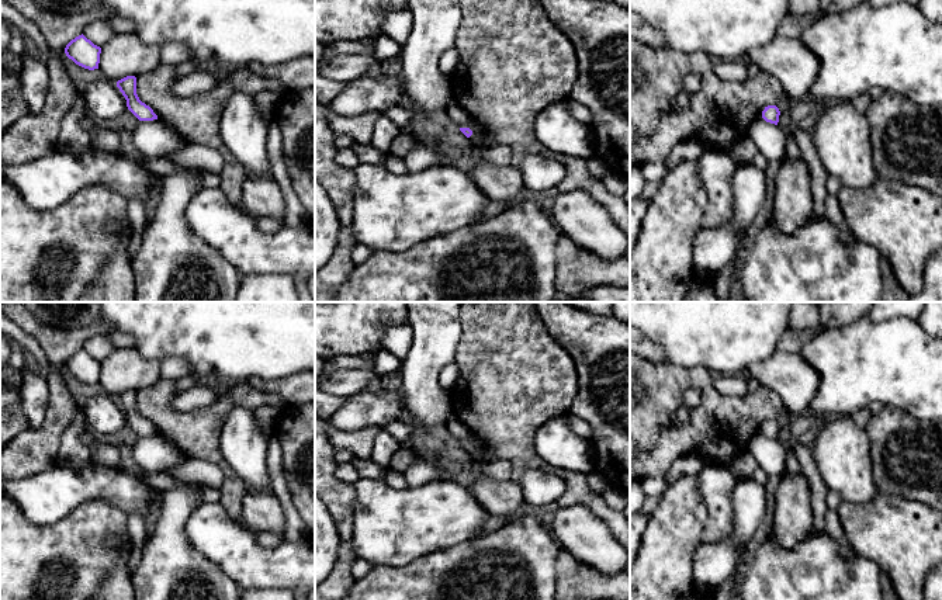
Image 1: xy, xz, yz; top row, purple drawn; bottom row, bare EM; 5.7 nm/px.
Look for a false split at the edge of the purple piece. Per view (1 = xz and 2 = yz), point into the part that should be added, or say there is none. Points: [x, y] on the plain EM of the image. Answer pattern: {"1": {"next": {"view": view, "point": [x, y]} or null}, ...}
{"1": {"next": null}, "2": {"next": null}}

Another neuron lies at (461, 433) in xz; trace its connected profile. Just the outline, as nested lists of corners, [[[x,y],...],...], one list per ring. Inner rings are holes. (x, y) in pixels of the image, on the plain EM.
[[[454,415],[446,426],[449,433],[458,443],[470,443],[472,445],[472,450],[470,451],[471,459],[477,459],[484,464],[493,461],[486,452],[484,441],[477,437],[465,424],[463,424]]]

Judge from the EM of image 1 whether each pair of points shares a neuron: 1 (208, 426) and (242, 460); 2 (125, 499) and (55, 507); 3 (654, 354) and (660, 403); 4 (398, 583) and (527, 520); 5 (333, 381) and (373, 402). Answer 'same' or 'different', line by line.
1: different
2: same
3: different
4: same
5: different

